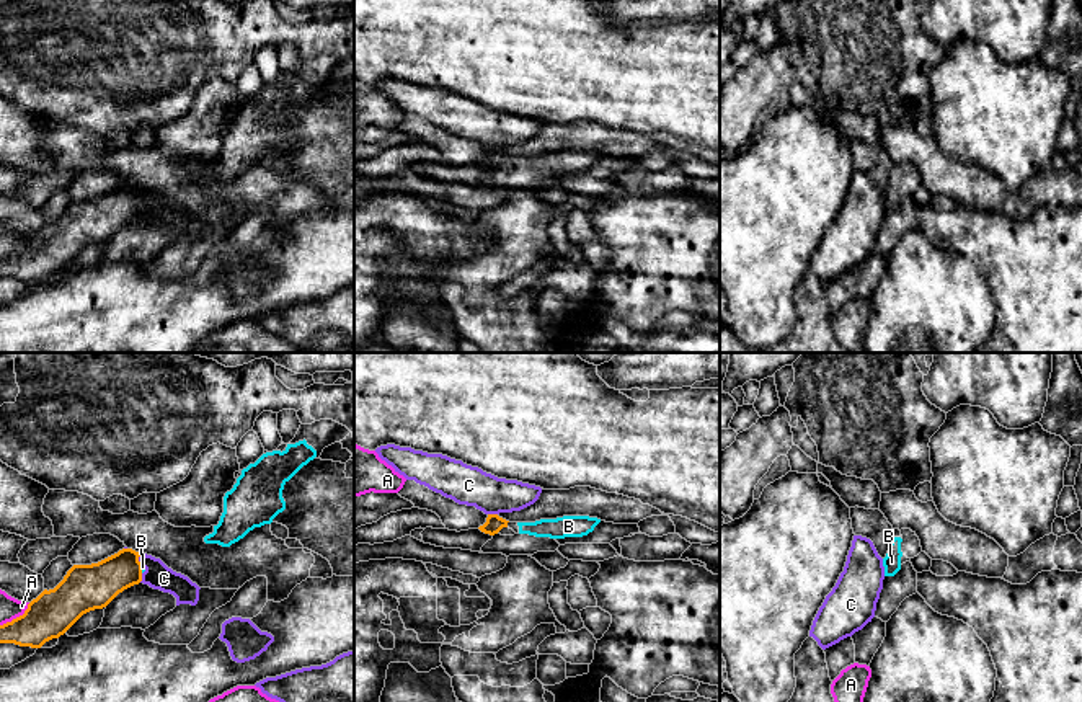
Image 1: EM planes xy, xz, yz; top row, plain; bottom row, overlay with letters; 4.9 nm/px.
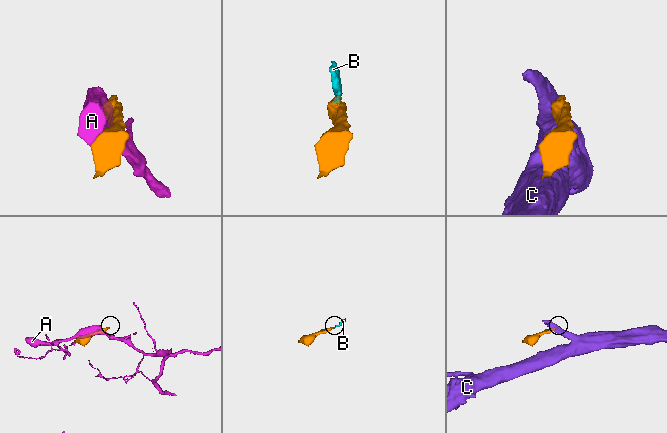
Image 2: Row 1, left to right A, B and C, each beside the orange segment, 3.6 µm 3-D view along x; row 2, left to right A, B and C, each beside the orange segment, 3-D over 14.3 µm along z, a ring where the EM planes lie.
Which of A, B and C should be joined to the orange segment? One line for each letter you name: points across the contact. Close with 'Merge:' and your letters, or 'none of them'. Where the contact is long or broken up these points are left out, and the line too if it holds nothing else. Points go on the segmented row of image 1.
B: Path across: xy (93, 586), (121, 570), (141, 570), (142, 567)
Merge: B

